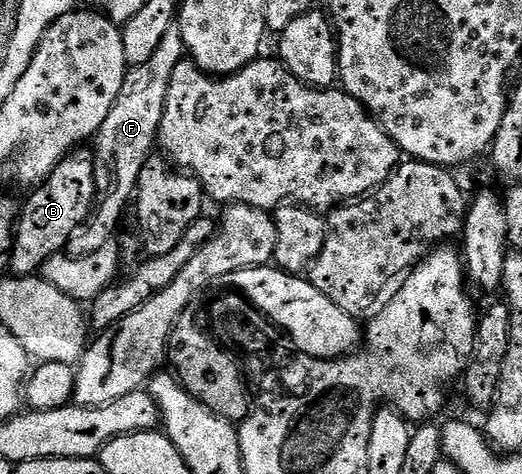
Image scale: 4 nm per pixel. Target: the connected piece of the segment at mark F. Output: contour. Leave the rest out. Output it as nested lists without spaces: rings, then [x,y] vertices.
[[[174,28],[166,32],[162,44],[158,44],[158,52],[154,52],[146,64],[131,67],[126,80],[122,80],[122,92],[118,92],[118,100],[114,100],[114,108],[110,108],[106,124],[102,124],[94,139],[94,162],[99,167],[99,177],[104,179],[112,174],[112,187],[105,194],[103,191],[99,195],[92,213],[84,223],[74,228],[74,236],[70,236],[66,247],[72,257],[90,256],[90,252],[98,252],[98,248],[117,237],[115,234],[120,226],[120,217],[127,206],[129,209],[136,181],[140,179],[142,168],[158,142],[162,112],[168,103],[170,76],[174,76],[174,68],[178,68],[178,64],[185,61],[185,58],[184,41],[179,29]]]

